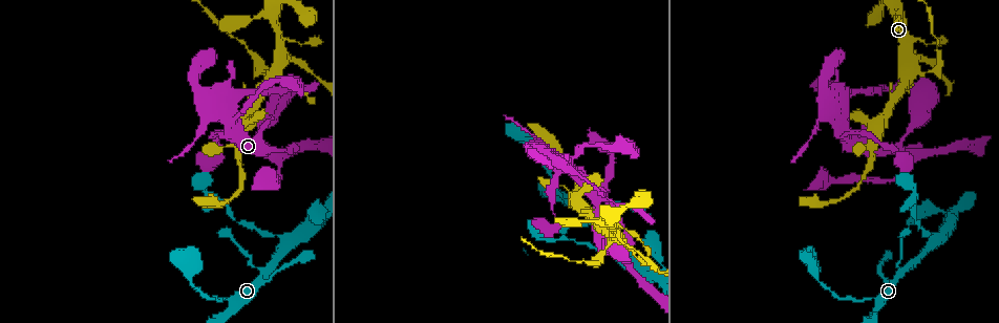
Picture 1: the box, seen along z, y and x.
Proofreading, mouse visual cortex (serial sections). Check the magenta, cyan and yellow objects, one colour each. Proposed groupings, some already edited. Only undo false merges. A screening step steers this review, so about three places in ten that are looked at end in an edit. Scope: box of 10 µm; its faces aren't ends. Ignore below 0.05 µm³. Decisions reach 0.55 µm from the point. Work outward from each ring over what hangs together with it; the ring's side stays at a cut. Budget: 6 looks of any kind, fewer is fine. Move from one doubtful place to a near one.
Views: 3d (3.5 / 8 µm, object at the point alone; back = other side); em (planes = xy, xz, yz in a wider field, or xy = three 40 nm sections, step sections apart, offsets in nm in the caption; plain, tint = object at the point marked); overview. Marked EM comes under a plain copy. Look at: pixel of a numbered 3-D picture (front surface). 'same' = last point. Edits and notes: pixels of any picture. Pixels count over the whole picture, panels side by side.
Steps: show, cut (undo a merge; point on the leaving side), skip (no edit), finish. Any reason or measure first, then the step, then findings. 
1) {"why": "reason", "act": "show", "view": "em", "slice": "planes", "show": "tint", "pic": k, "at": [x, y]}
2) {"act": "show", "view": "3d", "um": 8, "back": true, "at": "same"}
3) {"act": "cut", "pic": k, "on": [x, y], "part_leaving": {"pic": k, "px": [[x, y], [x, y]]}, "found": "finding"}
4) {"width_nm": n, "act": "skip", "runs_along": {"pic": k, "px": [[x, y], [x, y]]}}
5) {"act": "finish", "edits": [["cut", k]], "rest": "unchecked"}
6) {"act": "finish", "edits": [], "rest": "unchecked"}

{"why": "a fork", "act": "show", "view": "3d", "um": 3.5, "pic": 1, "at": [287, 242]}

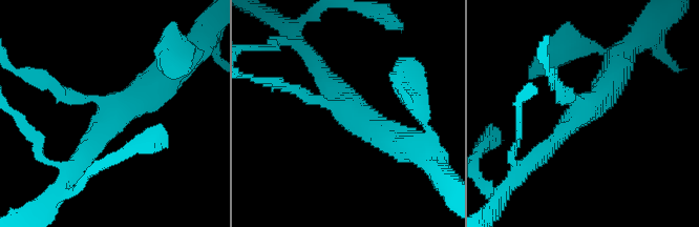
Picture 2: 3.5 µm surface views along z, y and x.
{"arms": 3, "arm_widths_nm": [150, 250, 450], "act": "show", "view": "em", "slice": "xy", "step": 5, "show": "tint", "pic": 2, "at": [109, 113]}

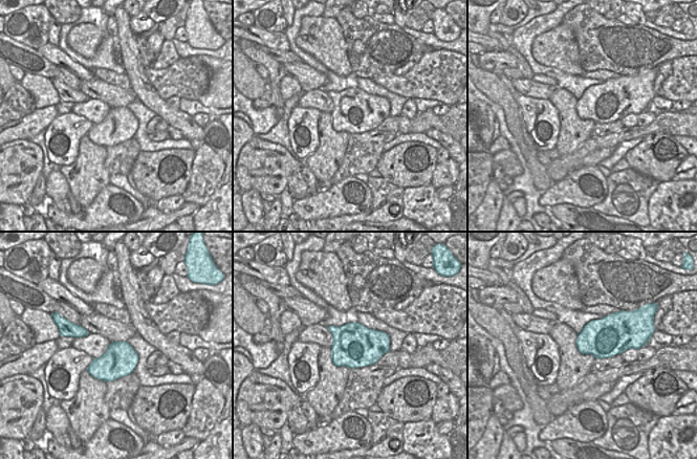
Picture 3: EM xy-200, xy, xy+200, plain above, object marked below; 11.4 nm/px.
{"act": "skip", "found": "continuous, no second cell"}

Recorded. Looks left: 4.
{"why": "sudden change in width", "act": "show", "view": "3d", "um": 3.5, "pic": 1, "at": [579, 175]}

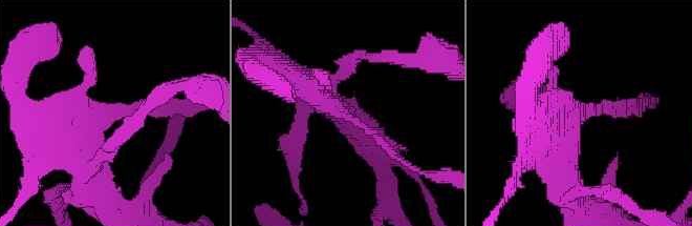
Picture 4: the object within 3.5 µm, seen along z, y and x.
{"arm_widths_nm": [150, 350], "why": "now the EM", "act": "show", "view": "em", "slice": "xy", "step": 5, "show": "tint", "pic": 4, "at": [349, 118]}

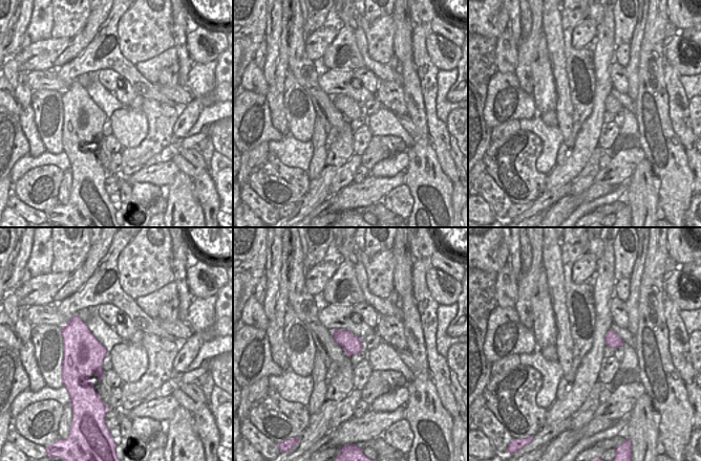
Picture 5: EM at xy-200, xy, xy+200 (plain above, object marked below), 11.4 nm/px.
{"act": "cut", "pic": 4, "on": [168, 107], "found": "a second cell is stuck on"}

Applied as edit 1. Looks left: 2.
{"why": "four arms meet", "act": "show", "view": "3d", "um": 3.5, "back": true, "pic": 1, "at": [908, 68]}

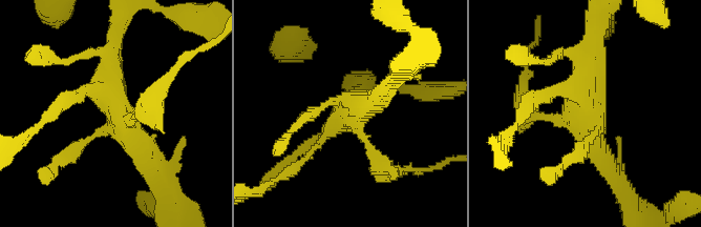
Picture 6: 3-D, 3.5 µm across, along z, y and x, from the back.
{"why": "now the EM", "act": "show", "view": "em", "slice": "xy", "step": 1, "show": "tint", "pic": 6, "at": [587, 113]}

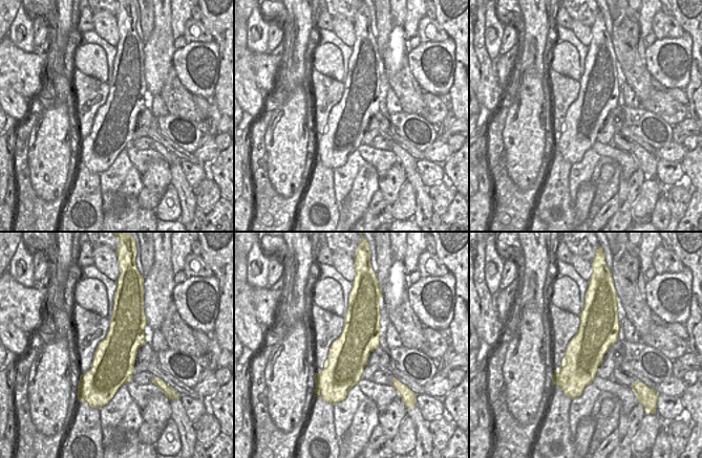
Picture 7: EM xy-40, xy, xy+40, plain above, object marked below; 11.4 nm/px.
{"act": "cut", "pic": 6, "on": [140, 107], "found": "a second cell is stuck on"}

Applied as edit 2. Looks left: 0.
{"act": "finish", "edits": [["cut", 4], ["cut", 6]], "rest": "unchecked"}

